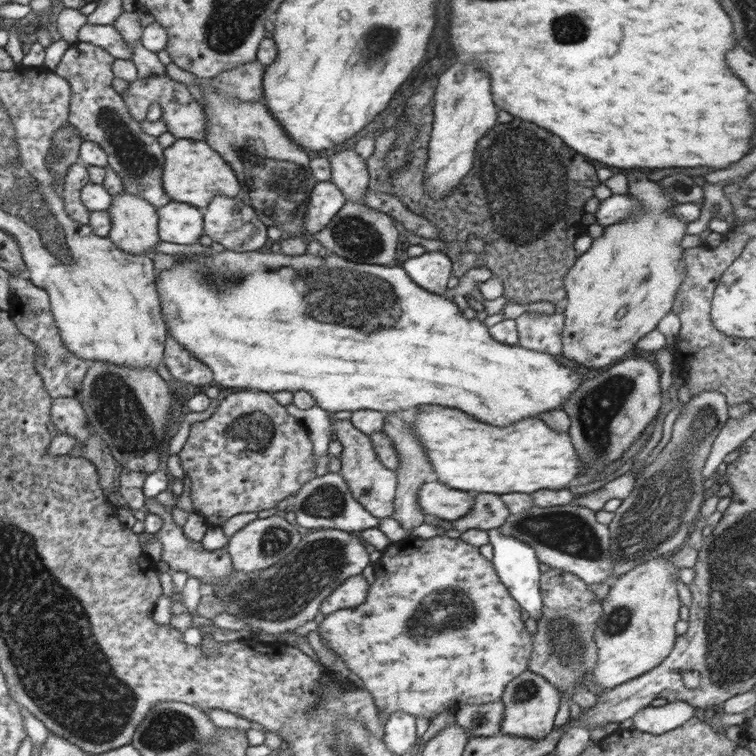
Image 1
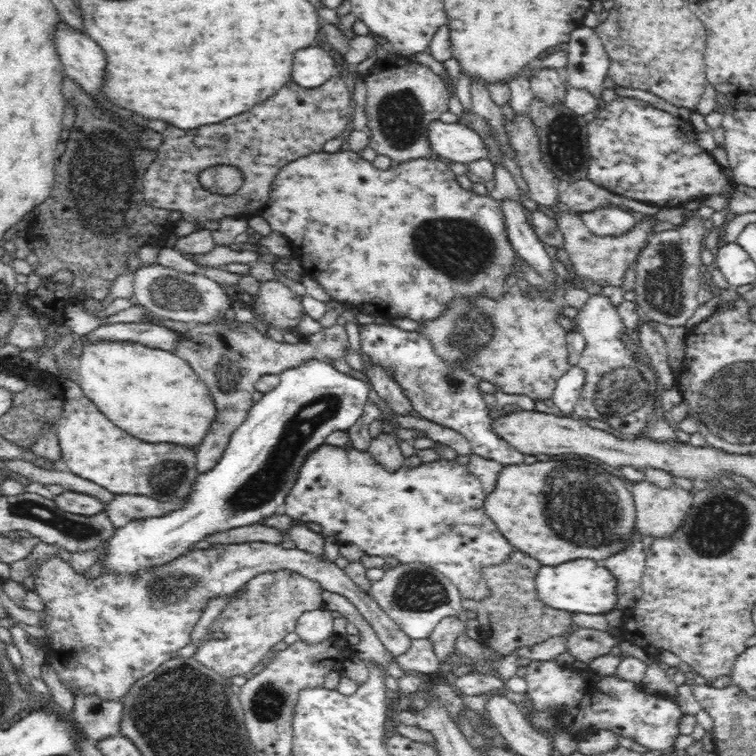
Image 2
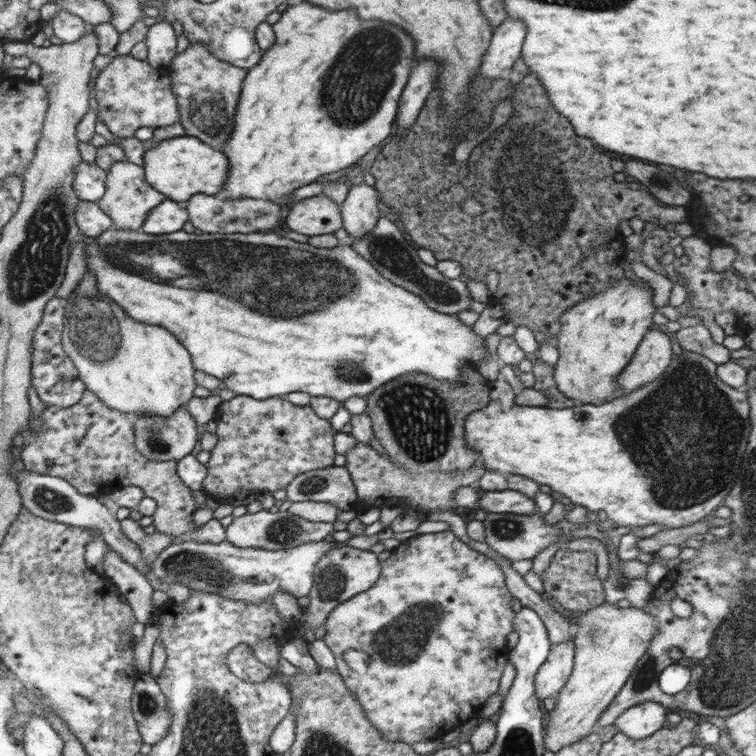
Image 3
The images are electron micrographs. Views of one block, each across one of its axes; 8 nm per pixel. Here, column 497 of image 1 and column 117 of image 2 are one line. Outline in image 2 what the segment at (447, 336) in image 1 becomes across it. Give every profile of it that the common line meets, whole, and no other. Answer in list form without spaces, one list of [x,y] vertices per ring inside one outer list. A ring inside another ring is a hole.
[[[86,342],[76,358],[76,381],[86,398],[128,434],[146,442],[174,442],[197,448],[217,415],[209,388],[174,352],[134,342]]]

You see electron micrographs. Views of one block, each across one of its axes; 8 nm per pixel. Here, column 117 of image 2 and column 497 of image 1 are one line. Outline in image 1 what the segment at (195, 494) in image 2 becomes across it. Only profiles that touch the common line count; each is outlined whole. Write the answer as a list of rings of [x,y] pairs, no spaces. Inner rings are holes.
[[[498,528],[488,531],[489,544],[494,547],[493,563],[496,575],[499,580],[506,586],[508,593],[517,601],[517,604],[523,608],[530,618],[538,622],[543,614],[543,601],[540,595],[540,580],[542,572],[539,570],[539,560],[535,551],[529,548],[524,542],[520,542],[511,537],[501,536]]]

